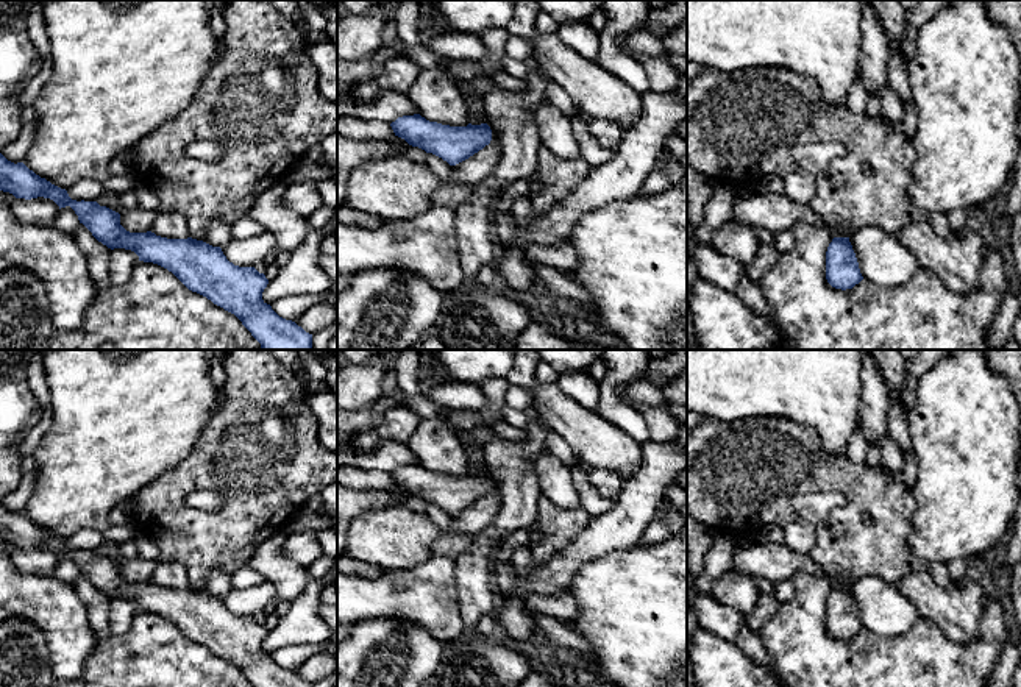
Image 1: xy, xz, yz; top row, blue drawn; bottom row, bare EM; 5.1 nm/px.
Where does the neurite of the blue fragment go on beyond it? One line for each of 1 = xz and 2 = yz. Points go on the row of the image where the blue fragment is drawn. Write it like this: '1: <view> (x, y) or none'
1: none
2: none

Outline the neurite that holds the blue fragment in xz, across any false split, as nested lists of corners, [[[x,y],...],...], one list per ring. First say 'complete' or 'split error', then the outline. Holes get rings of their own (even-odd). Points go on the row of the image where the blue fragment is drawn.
complete; [[[420,114],[398,117],[390,126],[395,136],[409,145],[432,153],[450,166],[468,159],[492,141],[492,130],[487,123],[450,126],[429,122]]]

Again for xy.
complete; [[[0,153],[0,190],[16,198],[50,198],[59,209],[70,206],[92,236],[108,248],[131,250],[139,261],[158,264],[172,272],[189,290],[234,314],[262,350],[312,350],[312,334],[292,320],[279,317],[262,300],[269,284],[254,267],[239,267],[226,259],[220,247],[203,240],[167,239],[151,231],[130,233],[120,225],[120,214],[97,201],[72,200],[61,189]]]

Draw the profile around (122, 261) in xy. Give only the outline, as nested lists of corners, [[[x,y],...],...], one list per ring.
[[[114,248],[109,253],[108,276],[112,286],[122,286],[137,265],[139,256],[125,248]]]

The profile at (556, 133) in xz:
[[[550,103],[531,108],[531,116],[545,148],[565,159],[579,158],[579,145],[570,117]]]

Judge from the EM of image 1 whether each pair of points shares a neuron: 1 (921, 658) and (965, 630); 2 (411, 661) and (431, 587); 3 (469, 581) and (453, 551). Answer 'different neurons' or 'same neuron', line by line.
1: different neurons
2: different neurons
3: different neurons

